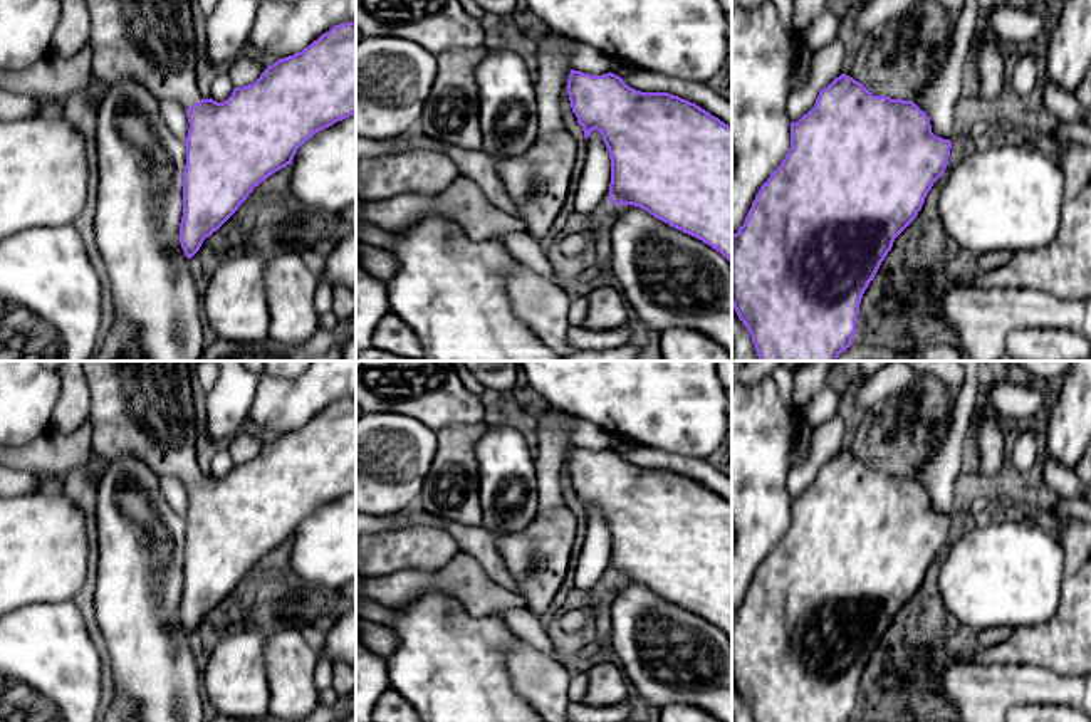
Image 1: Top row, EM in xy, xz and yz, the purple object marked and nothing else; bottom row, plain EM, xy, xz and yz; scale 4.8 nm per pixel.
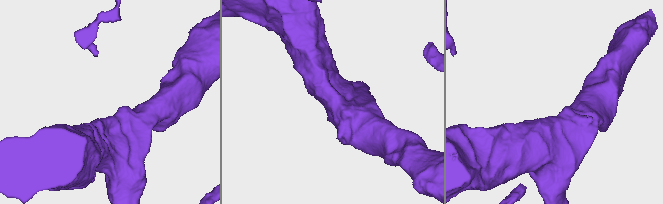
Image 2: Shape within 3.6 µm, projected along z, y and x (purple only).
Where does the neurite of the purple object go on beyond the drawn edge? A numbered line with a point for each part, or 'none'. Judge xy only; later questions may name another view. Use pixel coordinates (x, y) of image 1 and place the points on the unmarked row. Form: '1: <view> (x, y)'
1: xy (145, 408)

